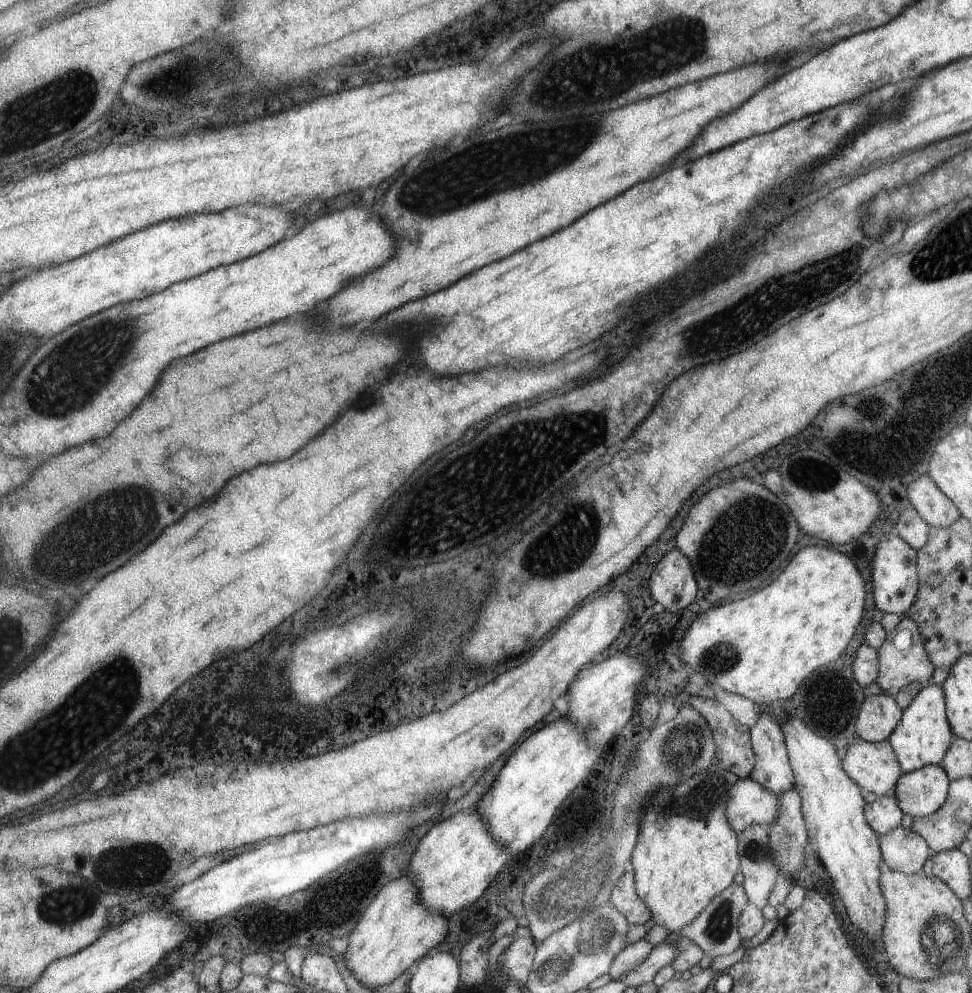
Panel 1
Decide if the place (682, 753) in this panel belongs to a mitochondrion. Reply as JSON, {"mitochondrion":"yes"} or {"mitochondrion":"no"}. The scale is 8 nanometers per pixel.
{"mitochondrion":"yes"}

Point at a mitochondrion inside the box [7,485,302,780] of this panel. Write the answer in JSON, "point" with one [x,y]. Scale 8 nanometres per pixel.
{"point":[57,549]}

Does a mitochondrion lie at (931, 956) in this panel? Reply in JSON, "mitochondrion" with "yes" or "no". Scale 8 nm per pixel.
{"mitochondrion":"yes"}

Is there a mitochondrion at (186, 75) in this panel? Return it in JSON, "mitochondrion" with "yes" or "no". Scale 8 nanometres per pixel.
{"mitochondrion":"yes"}

